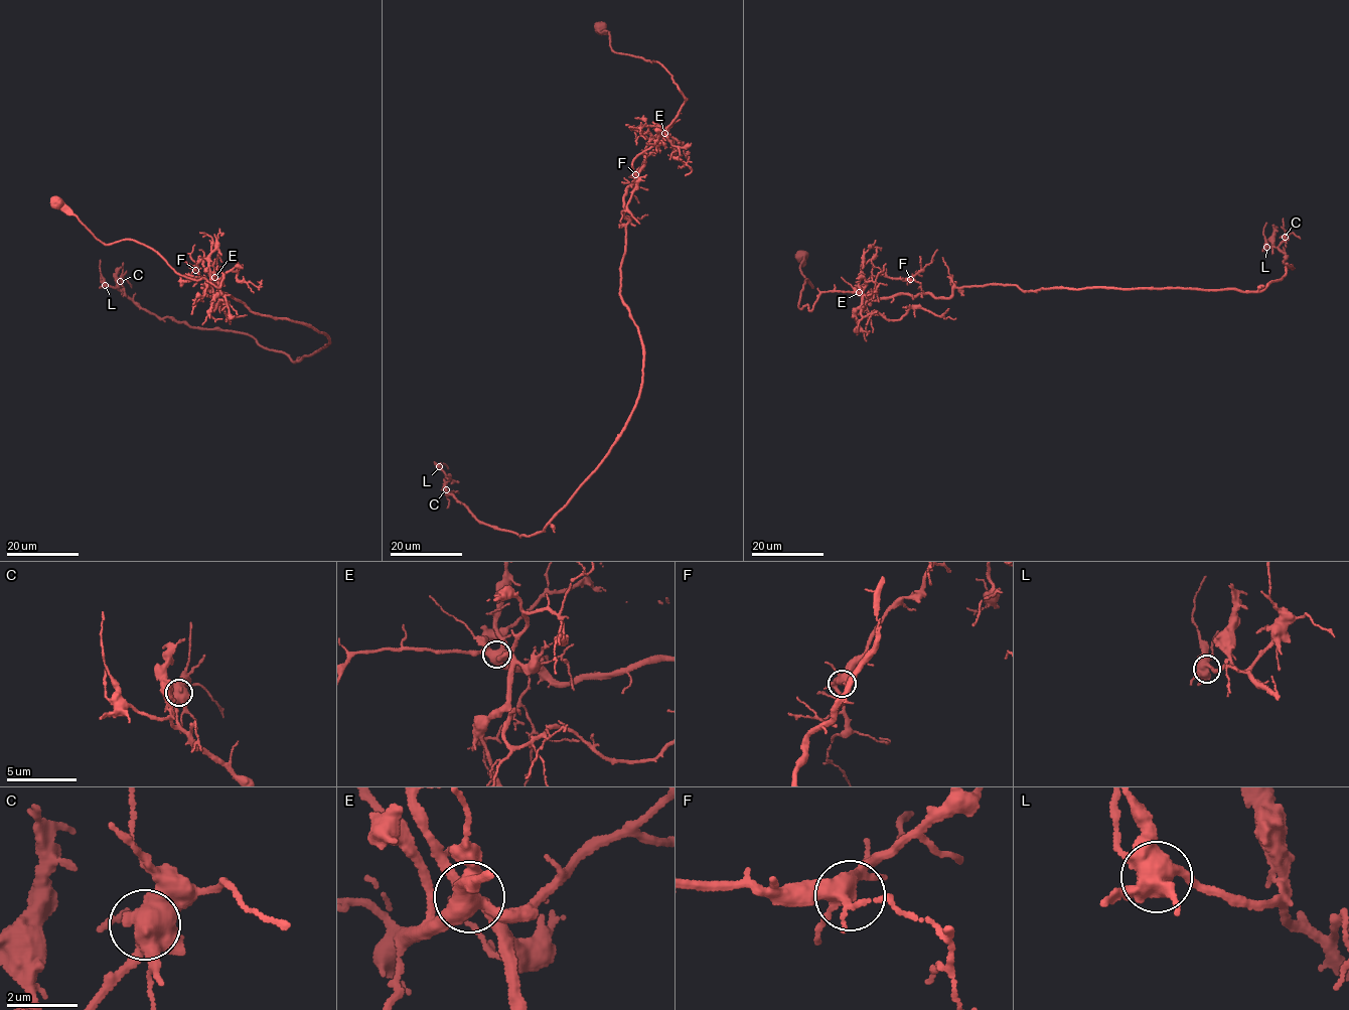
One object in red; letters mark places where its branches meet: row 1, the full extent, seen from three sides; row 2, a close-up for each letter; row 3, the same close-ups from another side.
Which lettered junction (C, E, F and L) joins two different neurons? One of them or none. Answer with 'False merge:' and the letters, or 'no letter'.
False merge: no letter

